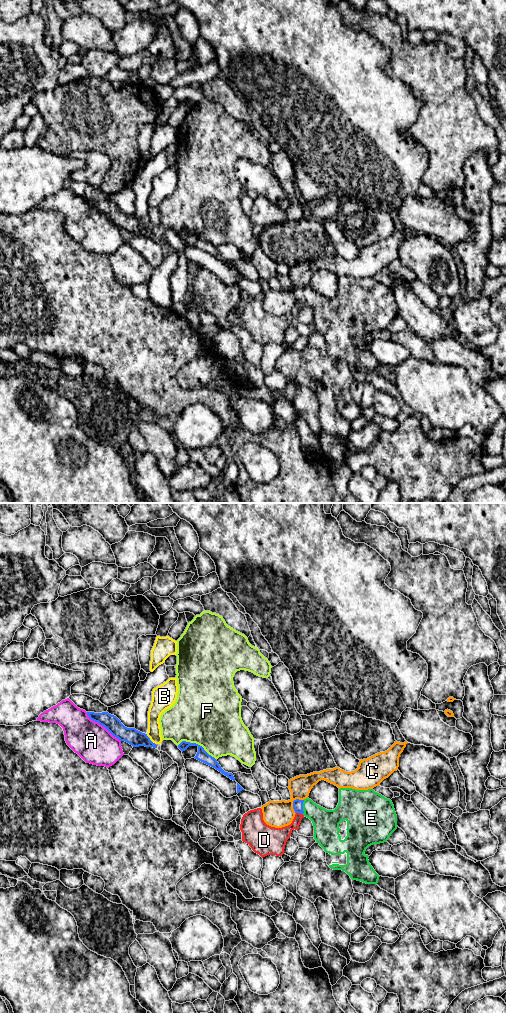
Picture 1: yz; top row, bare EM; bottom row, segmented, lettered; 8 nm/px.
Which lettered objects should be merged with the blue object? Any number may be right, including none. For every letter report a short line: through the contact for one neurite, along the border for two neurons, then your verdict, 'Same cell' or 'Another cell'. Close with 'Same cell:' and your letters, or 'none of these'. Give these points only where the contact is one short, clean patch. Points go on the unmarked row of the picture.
A: Another cell
B: Line: yz (146, 222), (155, 232). Another cell
C: Another cell
D: Line: yz (296, 300), (302, 302). Another cell
E: Line: yz (297, 292), (302, 295), (307, 295), (326, 310). Same cell
F: Another cell
Same cell: E

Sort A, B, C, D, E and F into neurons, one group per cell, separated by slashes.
A / B / C / D / E / F

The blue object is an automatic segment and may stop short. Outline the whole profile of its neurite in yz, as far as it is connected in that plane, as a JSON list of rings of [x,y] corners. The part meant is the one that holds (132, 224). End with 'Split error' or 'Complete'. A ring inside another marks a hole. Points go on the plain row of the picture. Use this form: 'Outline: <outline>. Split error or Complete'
Outline: [[[87,200],[87,203],[91,208],[104,214],[114,225],[118,226],[120,229],[125,229],[133,235],[145,234],[156,236],[156,232],[150,228],[147,222],[142,221],[135,216],[125,215],[116,204],[111,203],[108,200]]]. Complete

